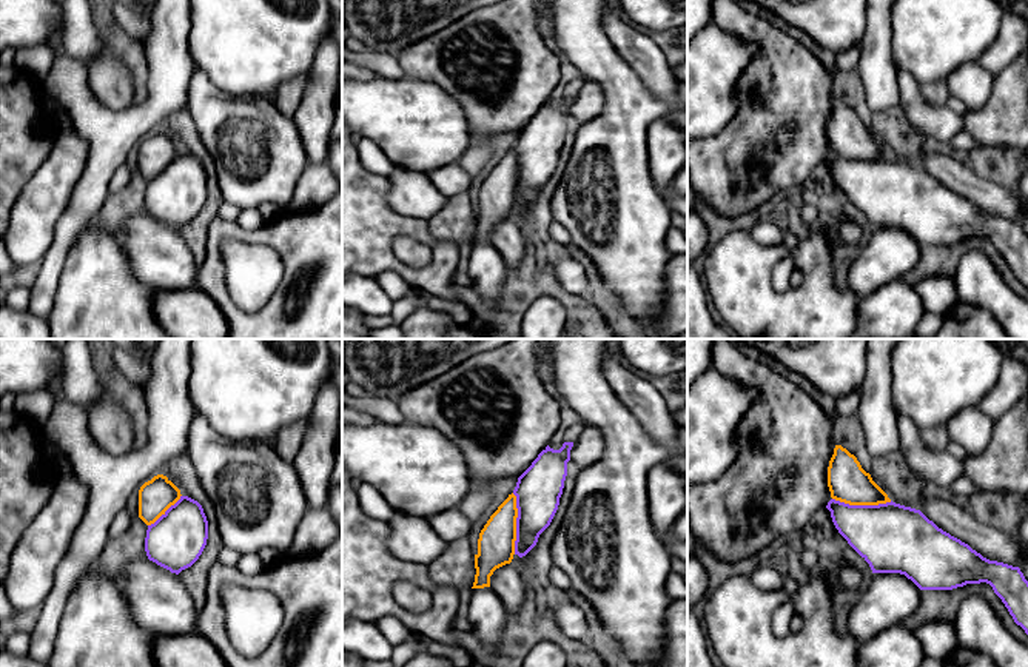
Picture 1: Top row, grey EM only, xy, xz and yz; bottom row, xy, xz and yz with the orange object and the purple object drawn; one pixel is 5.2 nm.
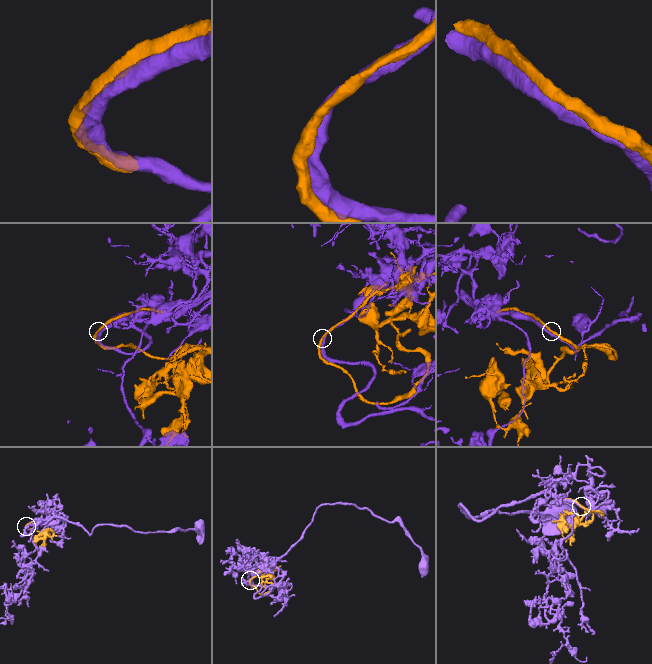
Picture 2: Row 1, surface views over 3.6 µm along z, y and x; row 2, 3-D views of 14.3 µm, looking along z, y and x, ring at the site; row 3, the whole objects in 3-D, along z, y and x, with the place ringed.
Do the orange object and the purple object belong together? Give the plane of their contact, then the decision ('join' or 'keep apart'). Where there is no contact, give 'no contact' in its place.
xz | join

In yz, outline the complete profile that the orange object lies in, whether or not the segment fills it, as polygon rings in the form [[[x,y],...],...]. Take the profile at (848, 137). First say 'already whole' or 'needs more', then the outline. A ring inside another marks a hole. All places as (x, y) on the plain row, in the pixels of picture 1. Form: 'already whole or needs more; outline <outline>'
needs more; outline [[[835,100],[828,122],[831,156],[826,163],[848,199],[869,219],[872,228],[900,228],[920,245],[952,245],[986,237],[1002,254],[1014,277],[1028,290],[1028,236],[1019,222],[989,216],[968,199],[951,191],[920,165],[892,157],[872,136],[857,112]]]

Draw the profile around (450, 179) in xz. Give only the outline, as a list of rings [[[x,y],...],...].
[[[447,163],[427,174],[432,183],[447,197],[469,193],[472,183],[470,176],[458,163]]]

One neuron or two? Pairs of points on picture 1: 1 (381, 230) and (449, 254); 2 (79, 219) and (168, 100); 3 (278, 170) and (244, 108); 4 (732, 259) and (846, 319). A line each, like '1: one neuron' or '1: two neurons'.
1: one neuron
2: one neuron
3: one neuron
4: one neuron

